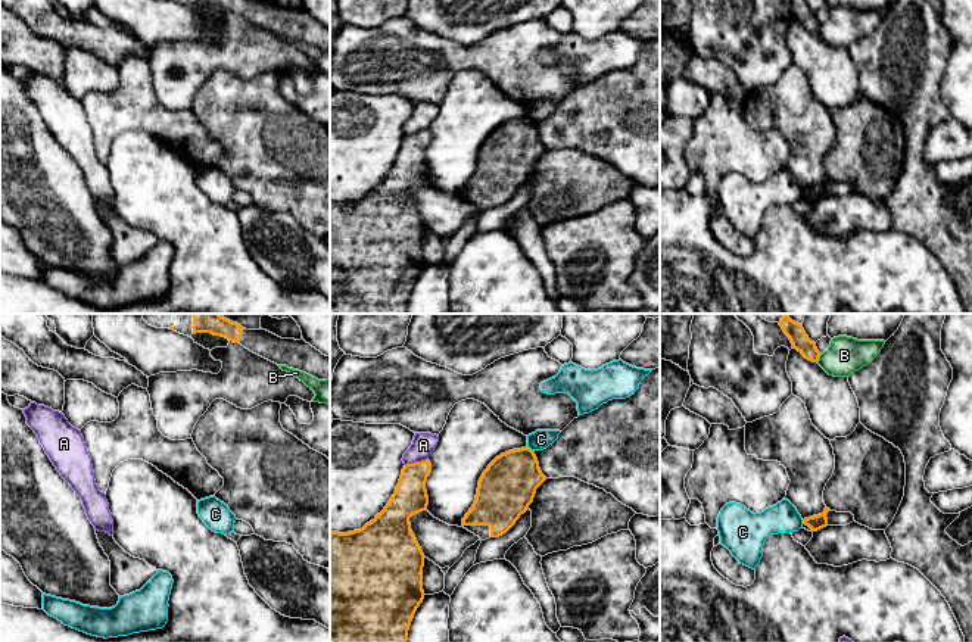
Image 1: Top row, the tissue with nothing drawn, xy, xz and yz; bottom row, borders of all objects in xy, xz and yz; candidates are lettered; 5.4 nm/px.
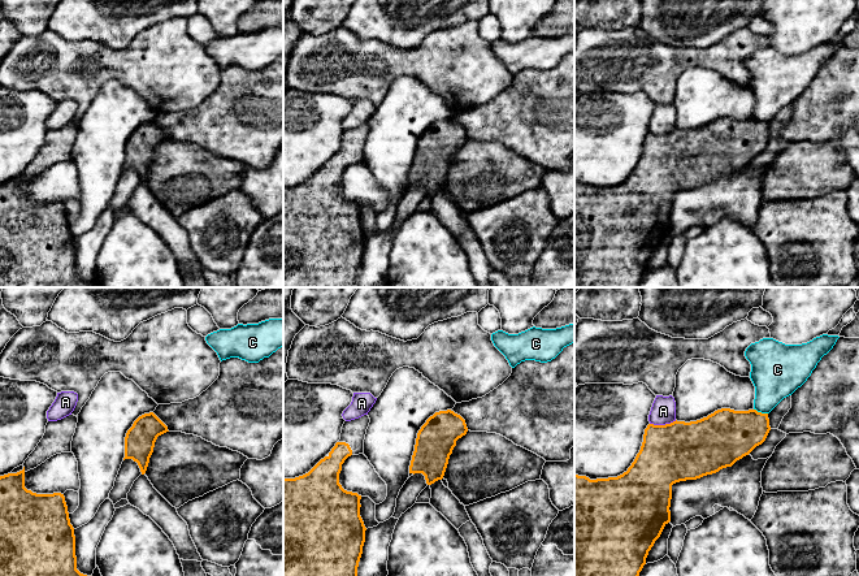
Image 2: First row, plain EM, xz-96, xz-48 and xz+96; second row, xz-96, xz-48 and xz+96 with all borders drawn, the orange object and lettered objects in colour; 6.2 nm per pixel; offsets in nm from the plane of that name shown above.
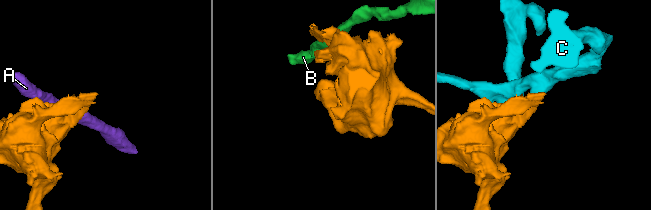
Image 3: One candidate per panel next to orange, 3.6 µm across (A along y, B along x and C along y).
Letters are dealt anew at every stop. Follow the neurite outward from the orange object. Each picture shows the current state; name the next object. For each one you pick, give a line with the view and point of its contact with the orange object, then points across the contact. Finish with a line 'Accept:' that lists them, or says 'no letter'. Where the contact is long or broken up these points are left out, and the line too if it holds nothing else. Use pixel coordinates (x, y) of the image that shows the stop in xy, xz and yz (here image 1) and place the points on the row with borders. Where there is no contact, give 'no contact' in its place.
Accept: no letter

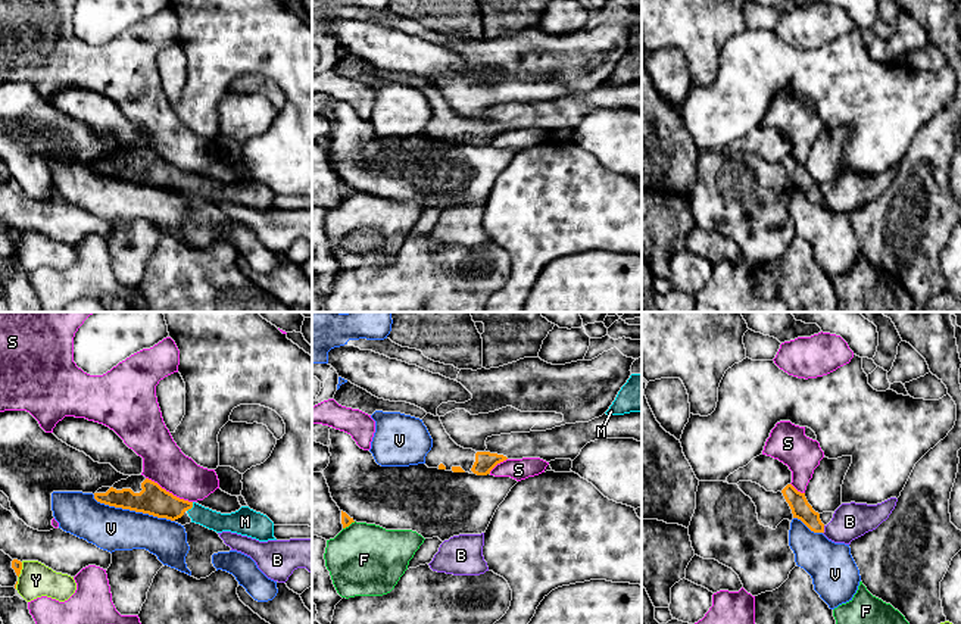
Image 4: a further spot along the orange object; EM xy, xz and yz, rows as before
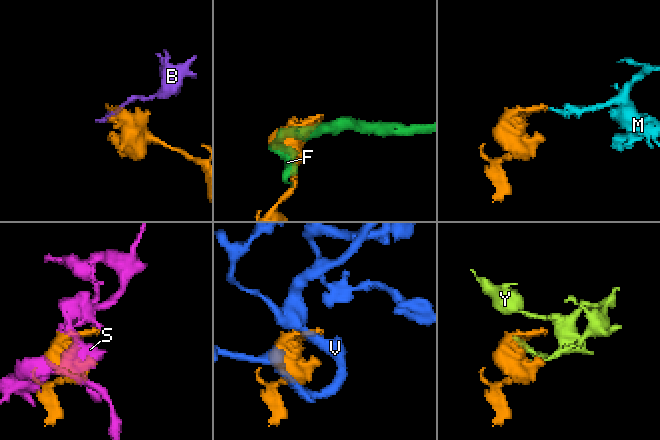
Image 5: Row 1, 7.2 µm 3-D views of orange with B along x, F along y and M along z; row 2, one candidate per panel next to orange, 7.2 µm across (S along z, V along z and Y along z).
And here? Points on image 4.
M: contact xy (192, 506); way xy (155, 501), (168, 506), (192, 506), (200, 515), (212, 520)
Accept: M

